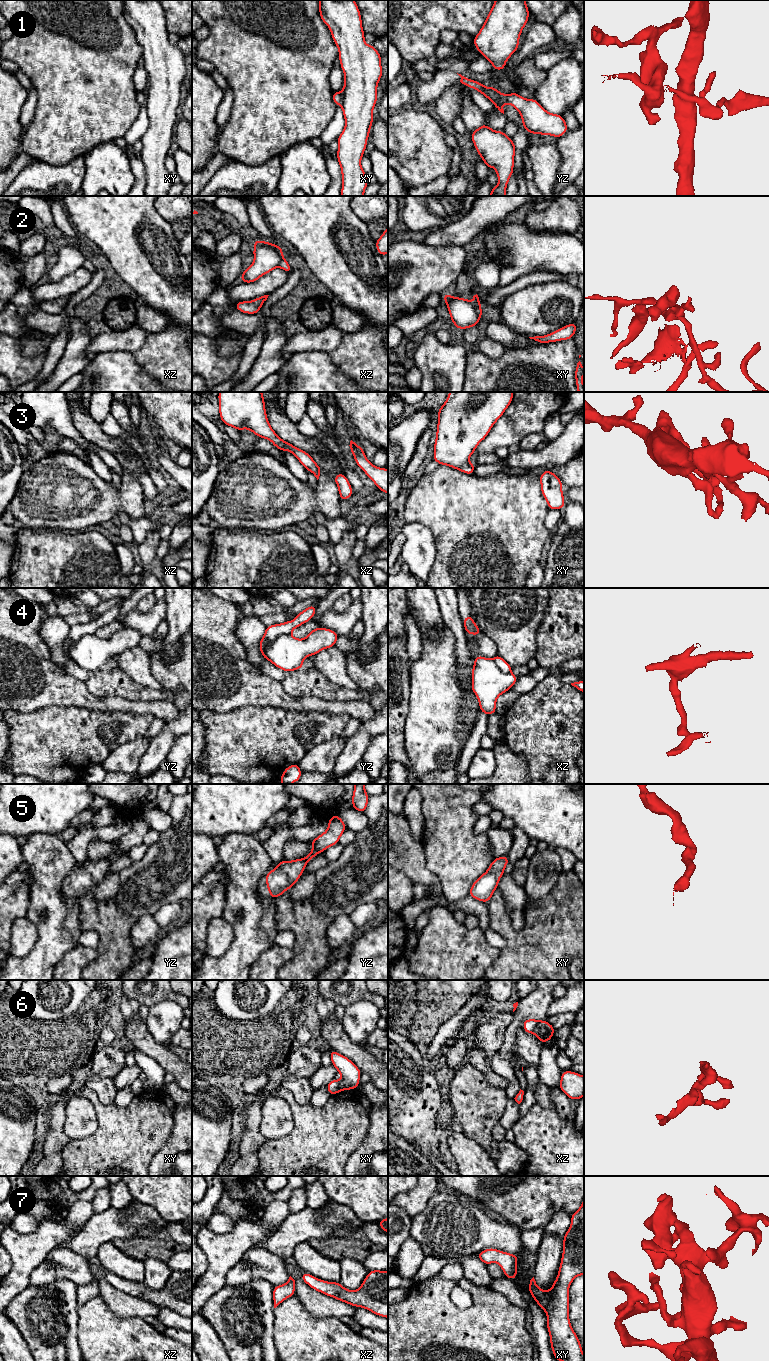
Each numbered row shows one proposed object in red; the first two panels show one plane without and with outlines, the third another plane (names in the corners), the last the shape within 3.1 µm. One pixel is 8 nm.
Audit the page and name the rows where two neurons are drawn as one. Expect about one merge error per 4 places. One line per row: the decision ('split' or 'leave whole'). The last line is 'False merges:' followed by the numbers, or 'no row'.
1: split
2: split
3: leave whole
4: split
5: leave whole
6: split
7: leave whole
False merges: 1, 2, 4, 6

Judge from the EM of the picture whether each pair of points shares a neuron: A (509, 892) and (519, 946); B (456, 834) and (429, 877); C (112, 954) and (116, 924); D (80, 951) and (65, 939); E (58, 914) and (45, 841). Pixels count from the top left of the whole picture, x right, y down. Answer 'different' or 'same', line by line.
A: different
B: different
C: same
D: different
E: same

